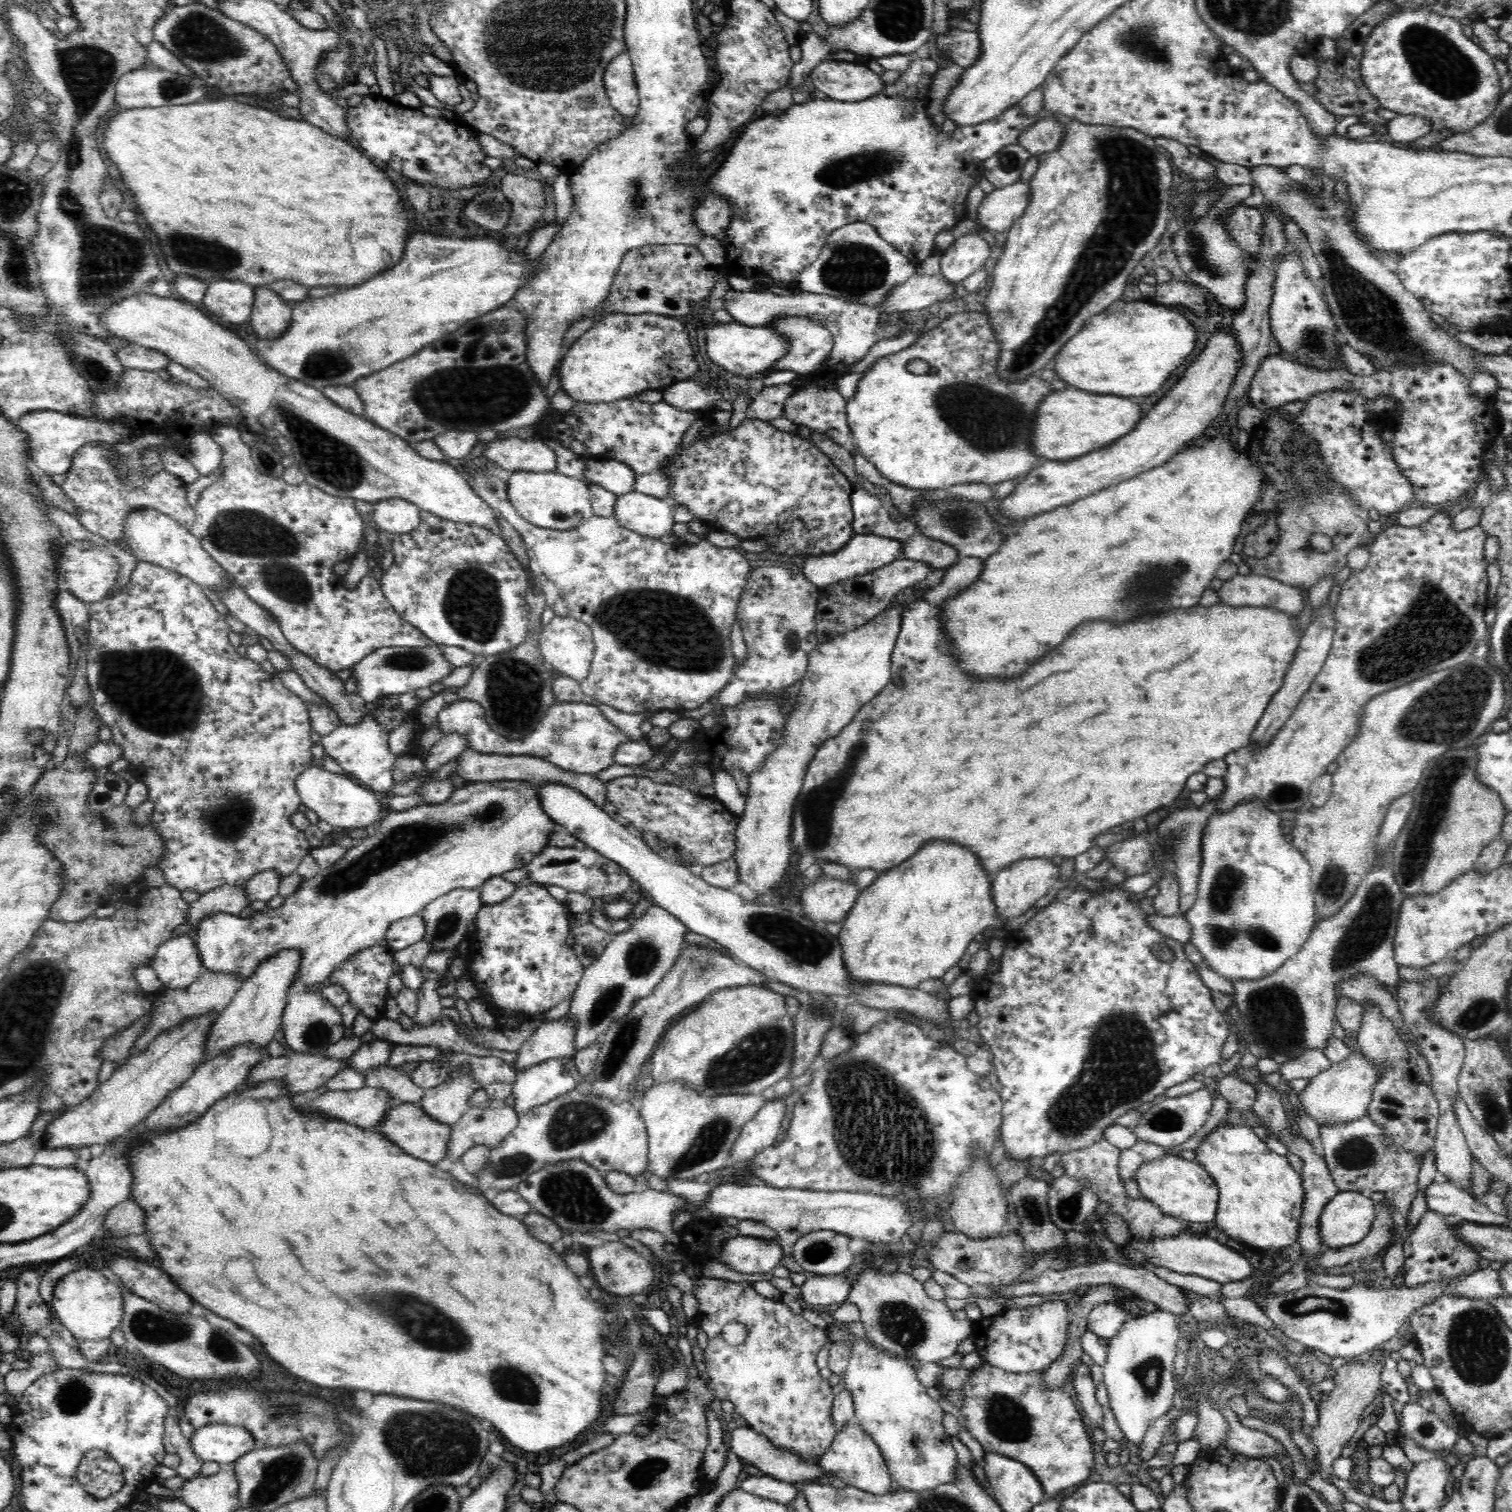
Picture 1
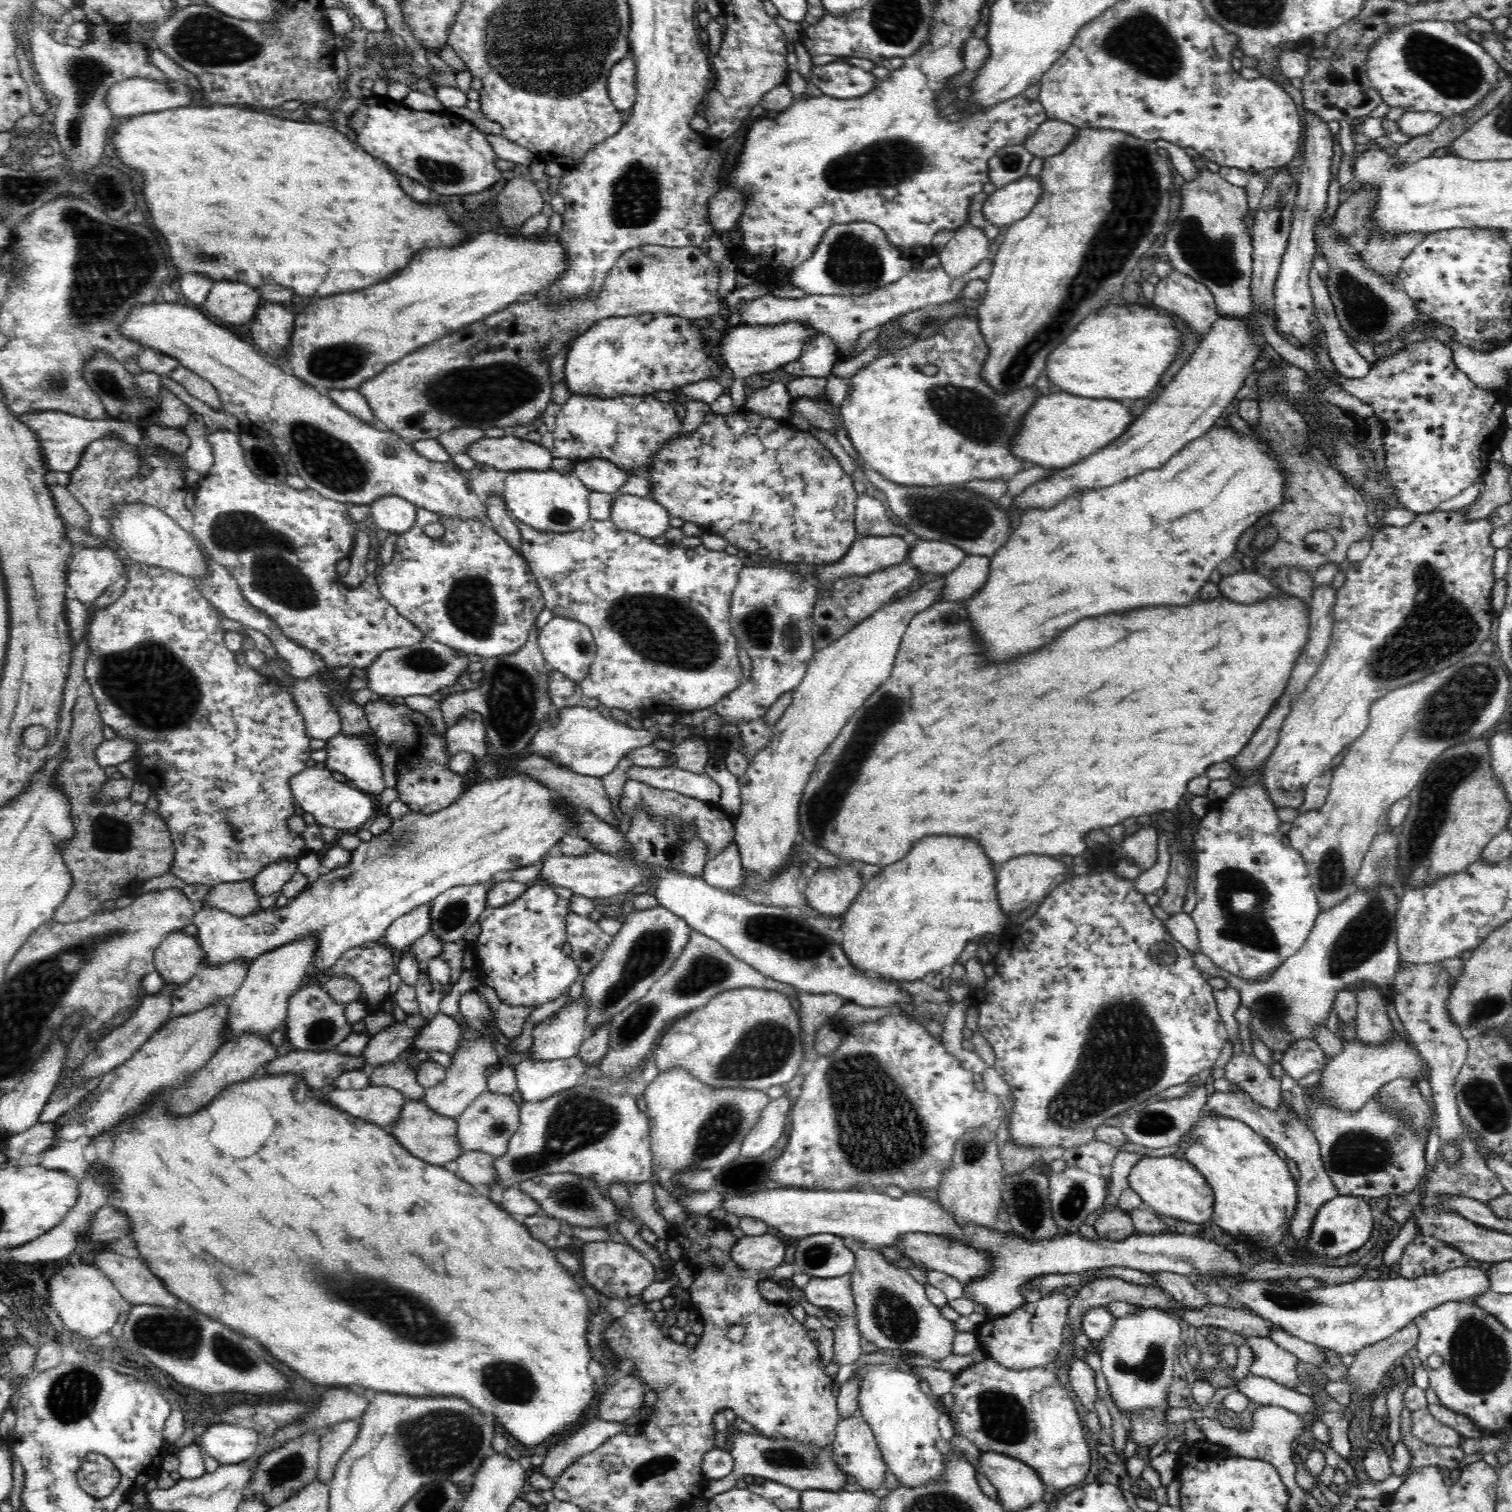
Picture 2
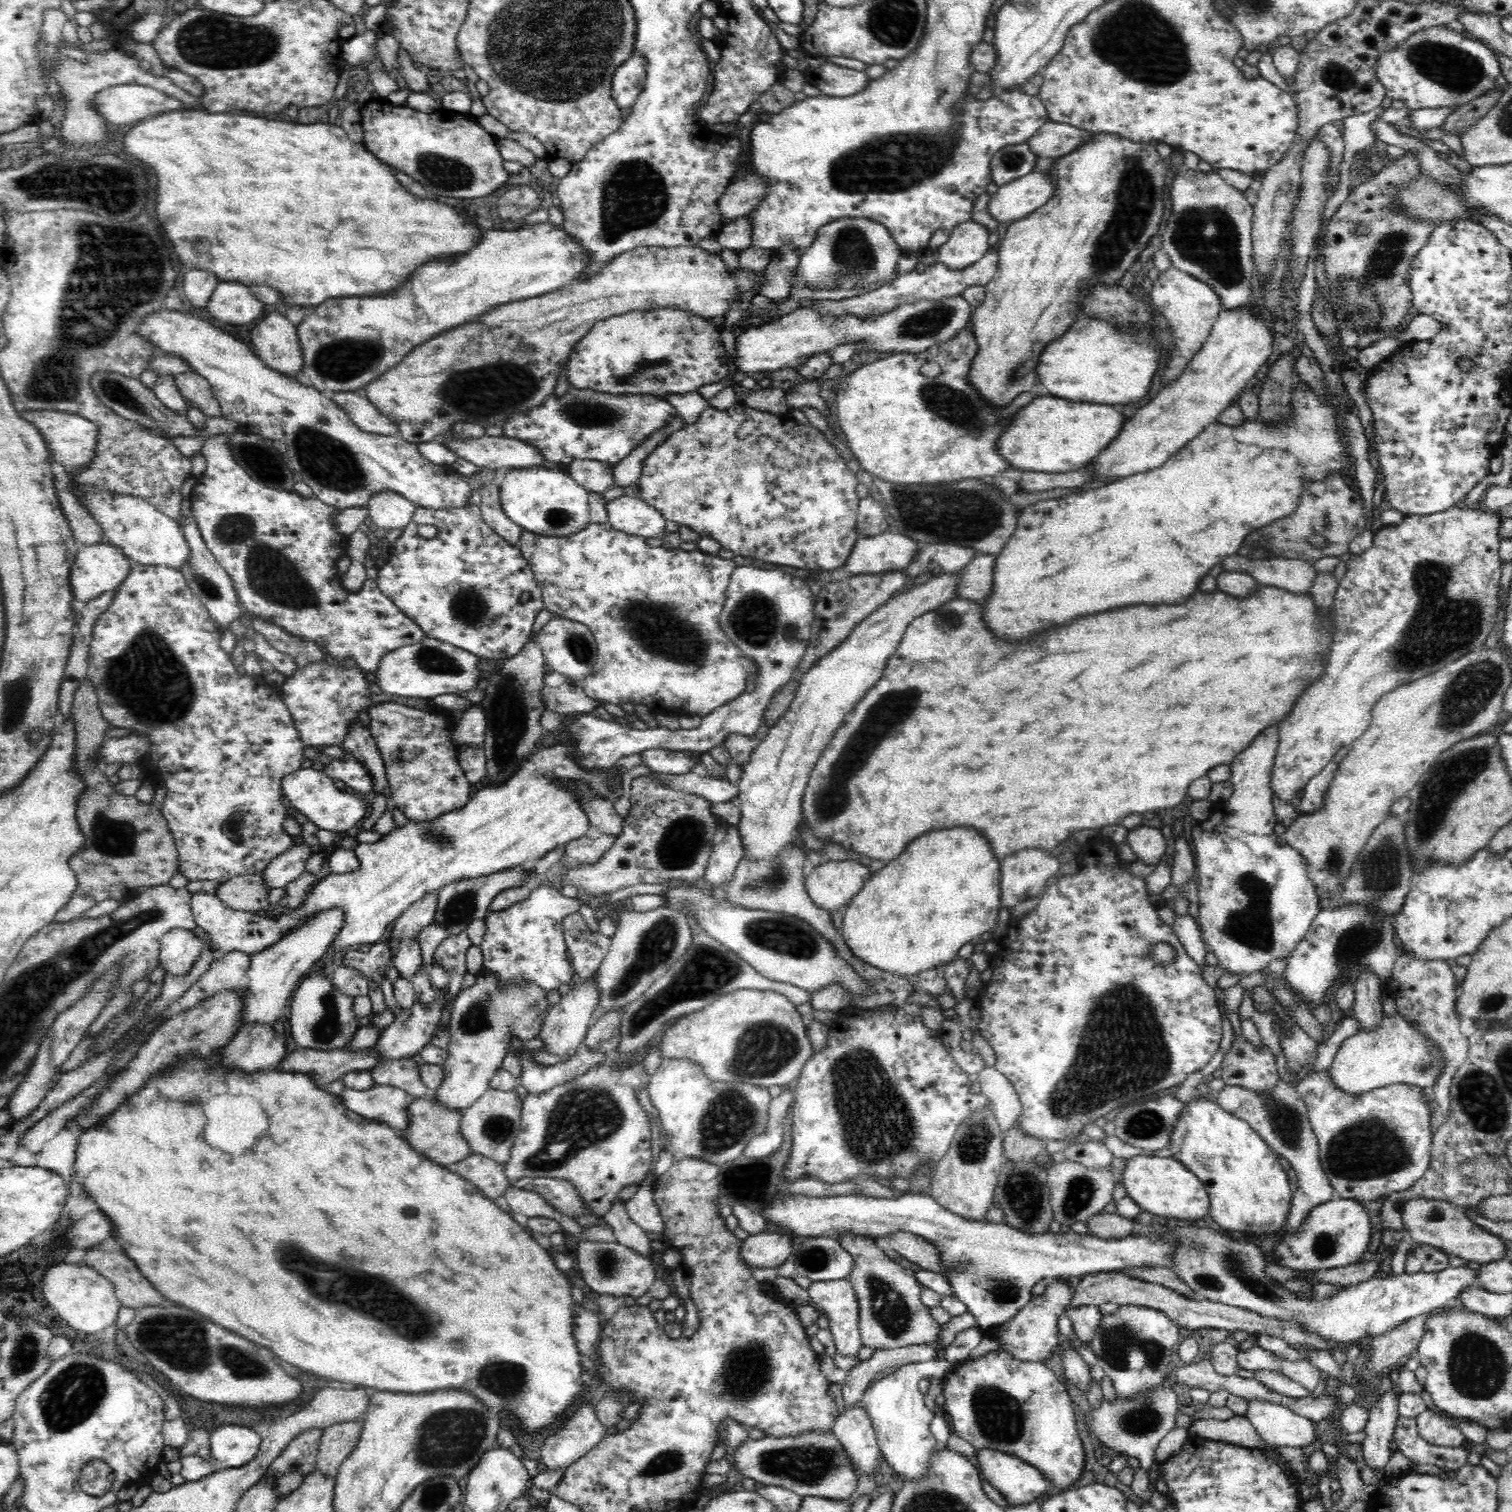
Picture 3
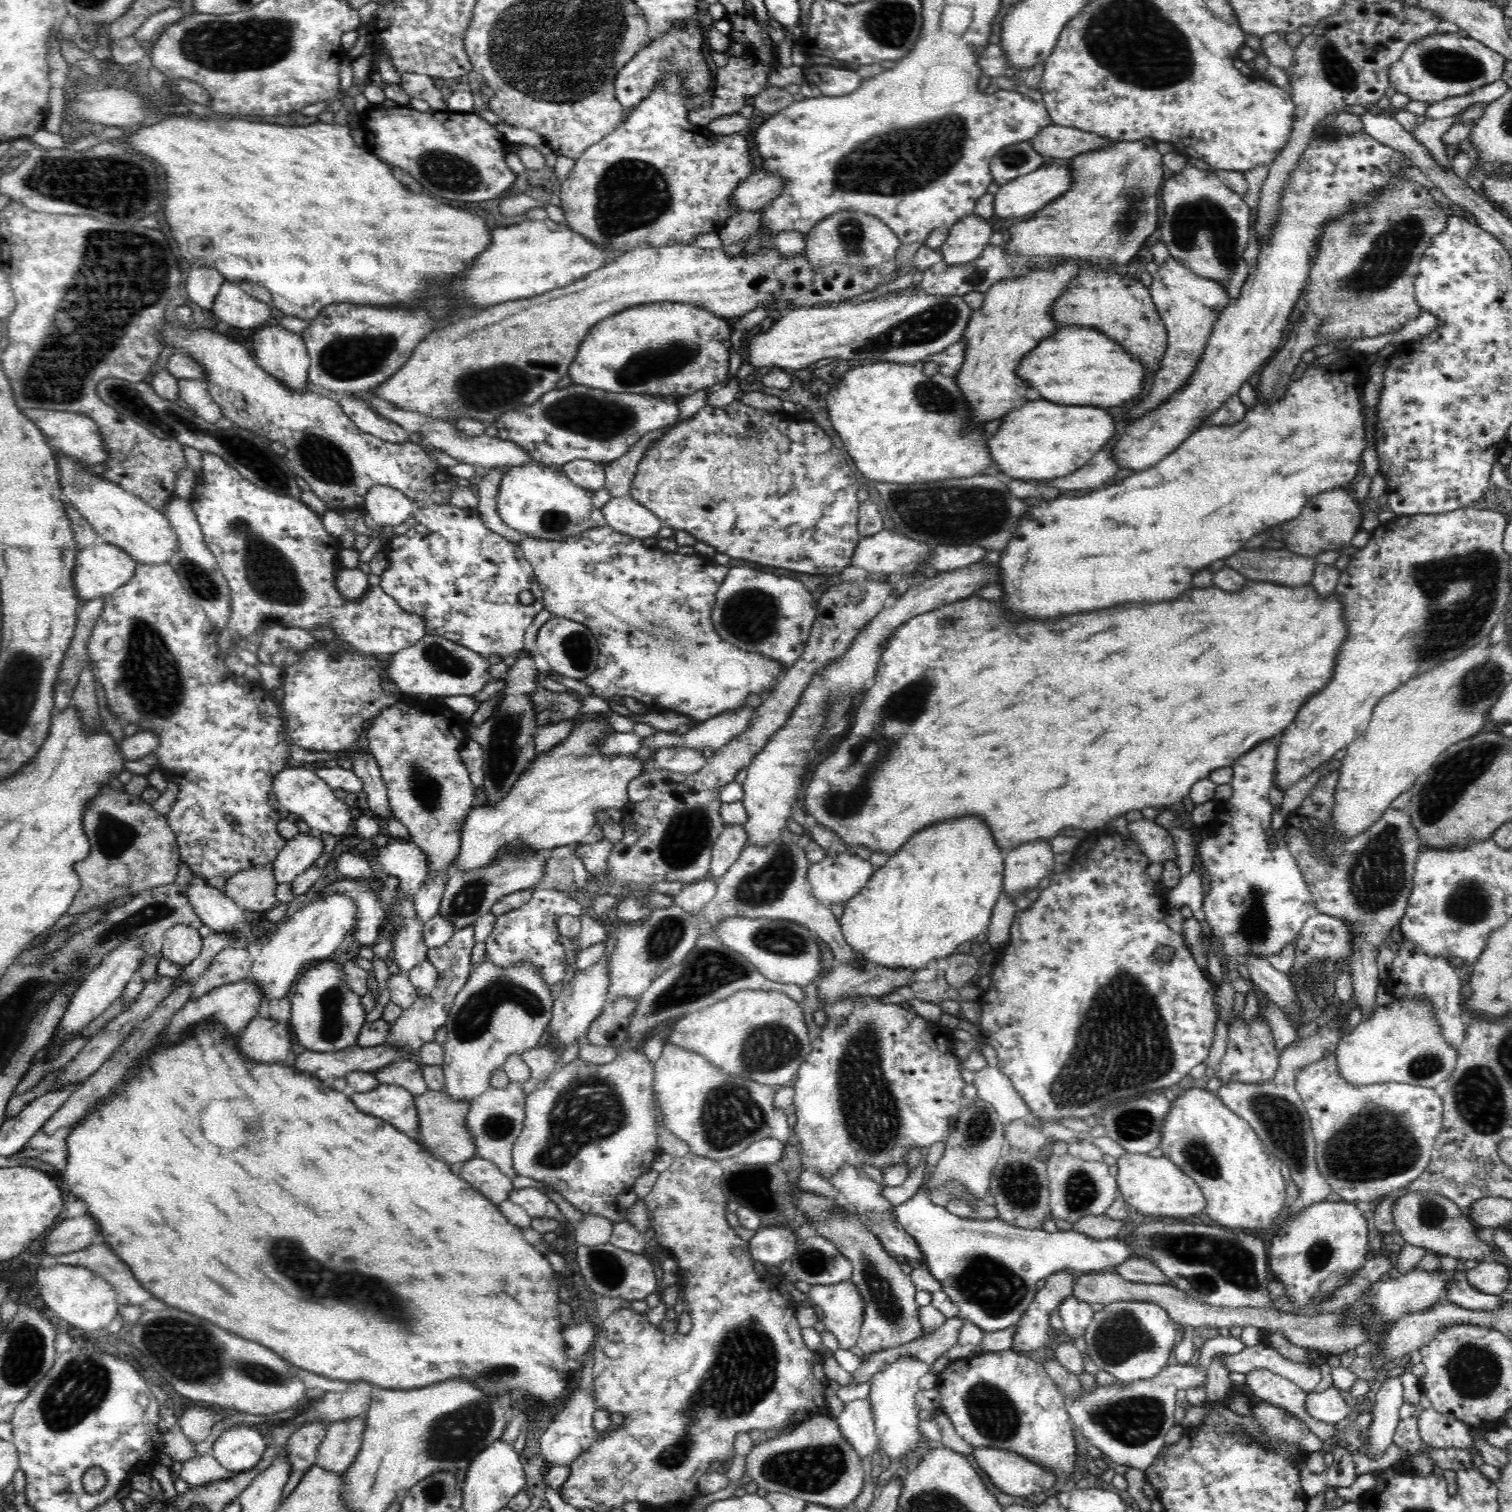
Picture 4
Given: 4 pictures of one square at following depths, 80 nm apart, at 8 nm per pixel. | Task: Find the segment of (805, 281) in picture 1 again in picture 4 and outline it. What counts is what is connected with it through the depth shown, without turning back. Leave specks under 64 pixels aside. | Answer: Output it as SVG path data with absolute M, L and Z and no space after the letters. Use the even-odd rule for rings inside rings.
M842 210L830 214L810 230L804 251L806 260L812 266L828 266L834 262L866 269L895 260L900 245L899 237L883 219L857 210Z

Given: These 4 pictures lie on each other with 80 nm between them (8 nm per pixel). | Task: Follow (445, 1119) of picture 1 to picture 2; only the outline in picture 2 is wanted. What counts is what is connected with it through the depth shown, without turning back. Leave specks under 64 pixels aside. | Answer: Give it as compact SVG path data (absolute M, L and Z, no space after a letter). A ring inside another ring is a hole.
M475 989L468 990L461 995L458 1013L461 1014L458 1016L464 1020L464 1022L458 1021L458 1025L462 1027L463 1042L458 1047L458 1052L452 1054L453 1062L448 1066L444 1080L436 1086L427 1088L422 1098L430 1110L456 1119L477 1096L487 1091L488 1077L486 1077L485 1070L492 1064L497 1064L497 1066L501 1064L493 1044L495 1041L502 1040L501 1035L495 1030L490 1007Z

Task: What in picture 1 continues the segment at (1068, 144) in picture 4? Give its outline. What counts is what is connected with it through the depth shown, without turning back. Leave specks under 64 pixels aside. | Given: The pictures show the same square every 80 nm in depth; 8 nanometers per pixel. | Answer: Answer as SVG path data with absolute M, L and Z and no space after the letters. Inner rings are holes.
M1046 116L1040 120L1034 121L1022 134L1018 135L1017 143L1038 156L1042 153L1056 150L1062 142L1065 133L1065 126L1057 117Z

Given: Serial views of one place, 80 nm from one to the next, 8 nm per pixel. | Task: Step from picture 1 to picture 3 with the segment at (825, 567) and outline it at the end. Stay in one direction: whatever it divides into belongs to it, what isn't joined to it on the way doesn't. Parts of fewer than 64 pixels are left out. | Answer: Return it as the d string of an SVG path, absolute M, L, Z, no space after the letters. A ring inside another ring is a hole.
M899 532L860 536L843 568L854 575L900 571L914 562L919 550L919 542Z

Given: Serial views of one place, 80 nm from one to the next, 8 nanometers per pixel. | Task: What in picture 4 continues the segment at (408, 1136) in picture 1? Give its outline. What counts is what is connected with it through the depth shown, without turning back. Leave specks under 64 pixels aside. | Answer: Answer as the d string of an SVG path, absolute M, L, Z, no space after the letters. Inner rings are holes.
M428 1090L415 1095L415 1107L419 1118L419 1129L414 1135L424 1149L446 1163L466 1162L477 1156L473 1134L466 1126L469 1100L454 1100L442 1090Z

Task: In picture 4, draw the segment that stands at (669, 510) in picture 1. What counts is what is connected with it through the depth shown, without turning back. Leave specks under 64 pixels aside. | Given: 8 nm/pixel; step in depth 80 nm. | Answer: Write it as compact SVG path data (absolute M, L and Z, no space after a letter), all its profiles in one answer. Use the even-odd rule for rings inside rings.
M629 496L612 497L601 511L611 529L634 538L656 537L663 527L658 516Z

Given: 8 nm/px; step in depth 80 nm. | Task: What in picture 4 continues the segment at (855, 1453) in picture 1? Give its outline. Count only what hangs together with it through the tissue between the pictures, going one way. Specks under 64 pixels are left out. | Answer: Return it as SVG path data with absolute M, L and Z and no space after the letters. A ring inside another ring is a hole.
M867 1398L847 1403L835 1422L843 1437L861 1458L872 1456L879 1448L875 1420Z

